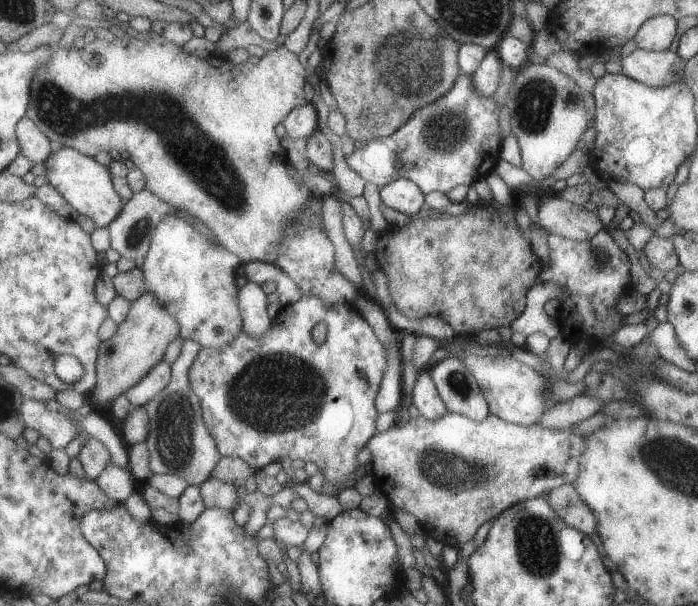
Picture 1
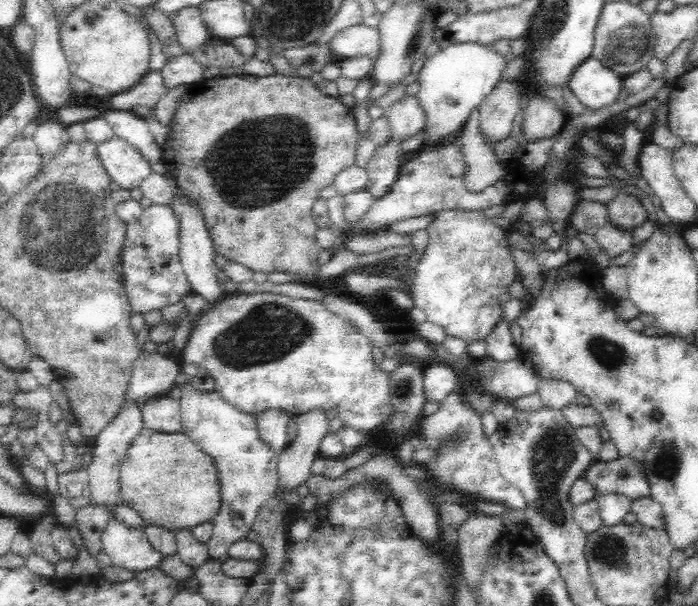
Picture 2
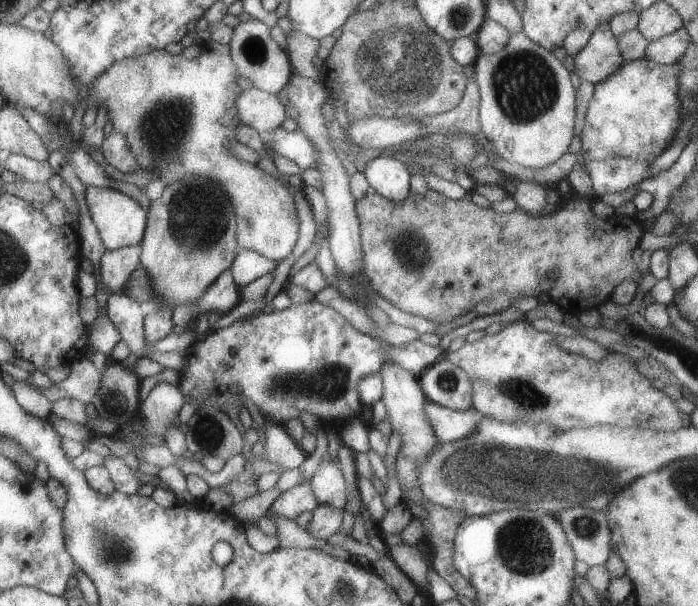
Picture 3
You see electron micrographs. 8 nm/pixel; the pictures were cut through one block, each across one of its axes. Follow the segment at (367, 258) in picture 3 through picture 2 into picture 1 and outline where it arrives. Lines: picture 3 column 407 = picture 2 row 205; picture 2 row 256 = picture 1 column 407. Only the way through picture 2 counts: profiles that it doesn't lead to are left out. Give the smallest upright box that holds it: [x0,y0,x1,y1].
[373,204,542,338]

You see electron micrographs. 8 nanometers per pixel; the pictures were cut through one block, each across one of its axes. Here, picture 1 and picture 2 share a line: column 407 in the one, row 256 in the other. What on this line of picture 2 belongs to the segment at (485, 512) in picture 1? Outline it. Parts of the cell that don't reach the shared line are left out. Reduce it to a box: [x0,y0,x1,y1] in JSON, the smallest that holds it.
[408,210,519,345]

